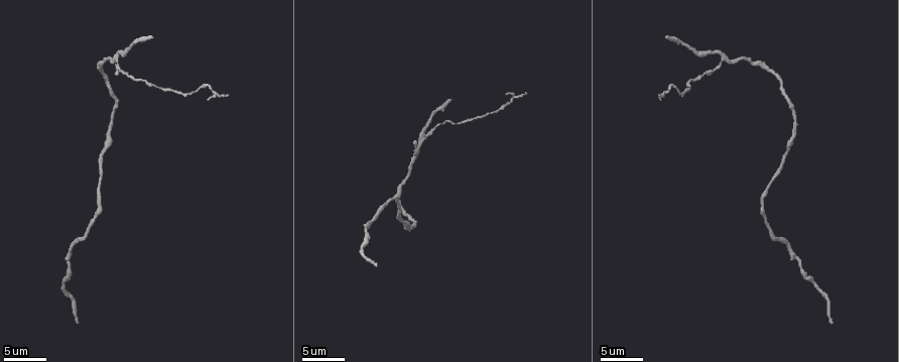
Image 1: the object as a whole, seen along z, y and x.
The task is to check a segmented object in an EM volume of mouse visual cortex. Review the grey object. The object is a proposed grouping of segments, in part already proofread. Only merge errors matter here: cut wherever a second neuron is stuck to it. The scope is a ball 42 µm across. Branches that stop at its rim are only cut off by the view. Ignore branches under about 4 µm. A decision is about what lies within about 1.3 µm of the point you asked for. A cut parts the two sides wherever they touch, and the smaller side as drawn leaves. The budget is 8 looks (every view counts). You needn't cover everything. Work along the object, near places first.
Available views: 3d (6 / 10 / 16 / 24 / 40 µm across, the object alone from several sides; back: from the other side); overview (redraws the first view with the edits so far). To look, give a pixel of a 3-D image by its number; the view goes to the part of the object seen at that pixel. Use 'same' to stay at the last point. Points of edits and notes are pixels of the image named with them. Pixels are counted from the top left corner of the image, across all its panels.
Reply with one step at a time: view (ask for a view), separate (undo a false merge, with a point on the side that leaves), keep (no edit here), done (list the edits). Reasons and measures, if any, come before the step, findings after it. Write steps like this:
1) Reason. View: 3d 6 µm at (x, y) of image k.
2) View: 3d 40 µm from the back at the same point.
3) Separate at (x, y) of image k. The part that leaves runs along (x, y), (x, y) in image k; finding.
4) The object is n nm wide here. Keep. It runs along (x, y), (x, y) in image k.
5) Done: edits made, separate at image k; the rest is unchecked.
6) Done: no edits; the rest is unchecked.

Thick turns thin. View: 3d 16 µm at (789, 147) of image 1.

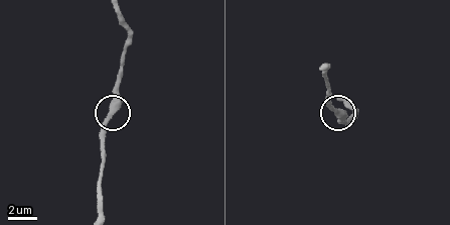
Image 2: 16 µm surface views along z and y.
The object is 370 nm wide here. Keep. It runs along (123, 51), (120, 94), (103, 146) in image 2; continuous, no second neuron.

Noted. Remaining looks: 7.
Sudden change in width. View: 3d 6 µm at (811, 280) of image 1.

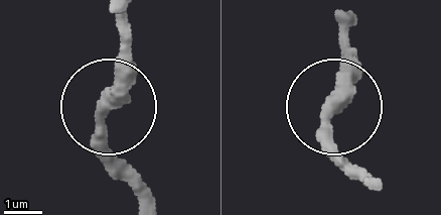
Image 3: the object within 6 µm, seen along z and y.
Keep. It runs along (123, 17), (123, 76), (104, 114), (110, 169) in image 3; one neuron here.

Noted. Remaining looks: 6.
Sudden change in width. View: 3d 10 µm at (764, 193) of image 1.

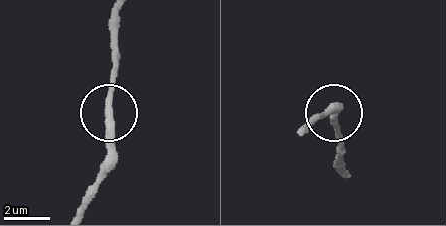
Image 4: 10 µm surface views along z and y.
Other side. View: 3d 10 µm from the back at (109, 118) of image 4.

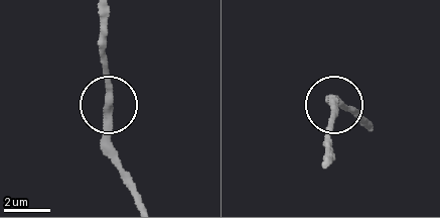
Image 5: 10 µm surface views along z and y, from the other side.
Keep. It runs along (99, 8), (114, 162) in image 5; all the same neuron.

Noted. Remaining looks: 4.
View: 3d 6 µm at (113, 113) of image 1.

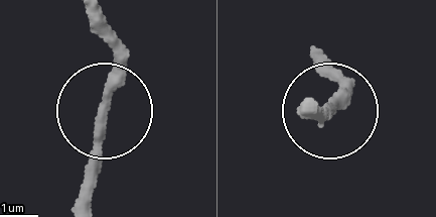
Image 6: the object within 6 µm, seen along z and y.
Keep. It runs along (103, 104), (93, 207) in image 6; one neuron here.

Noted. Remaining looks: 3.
Done: no edits; the rest is unchecked.

